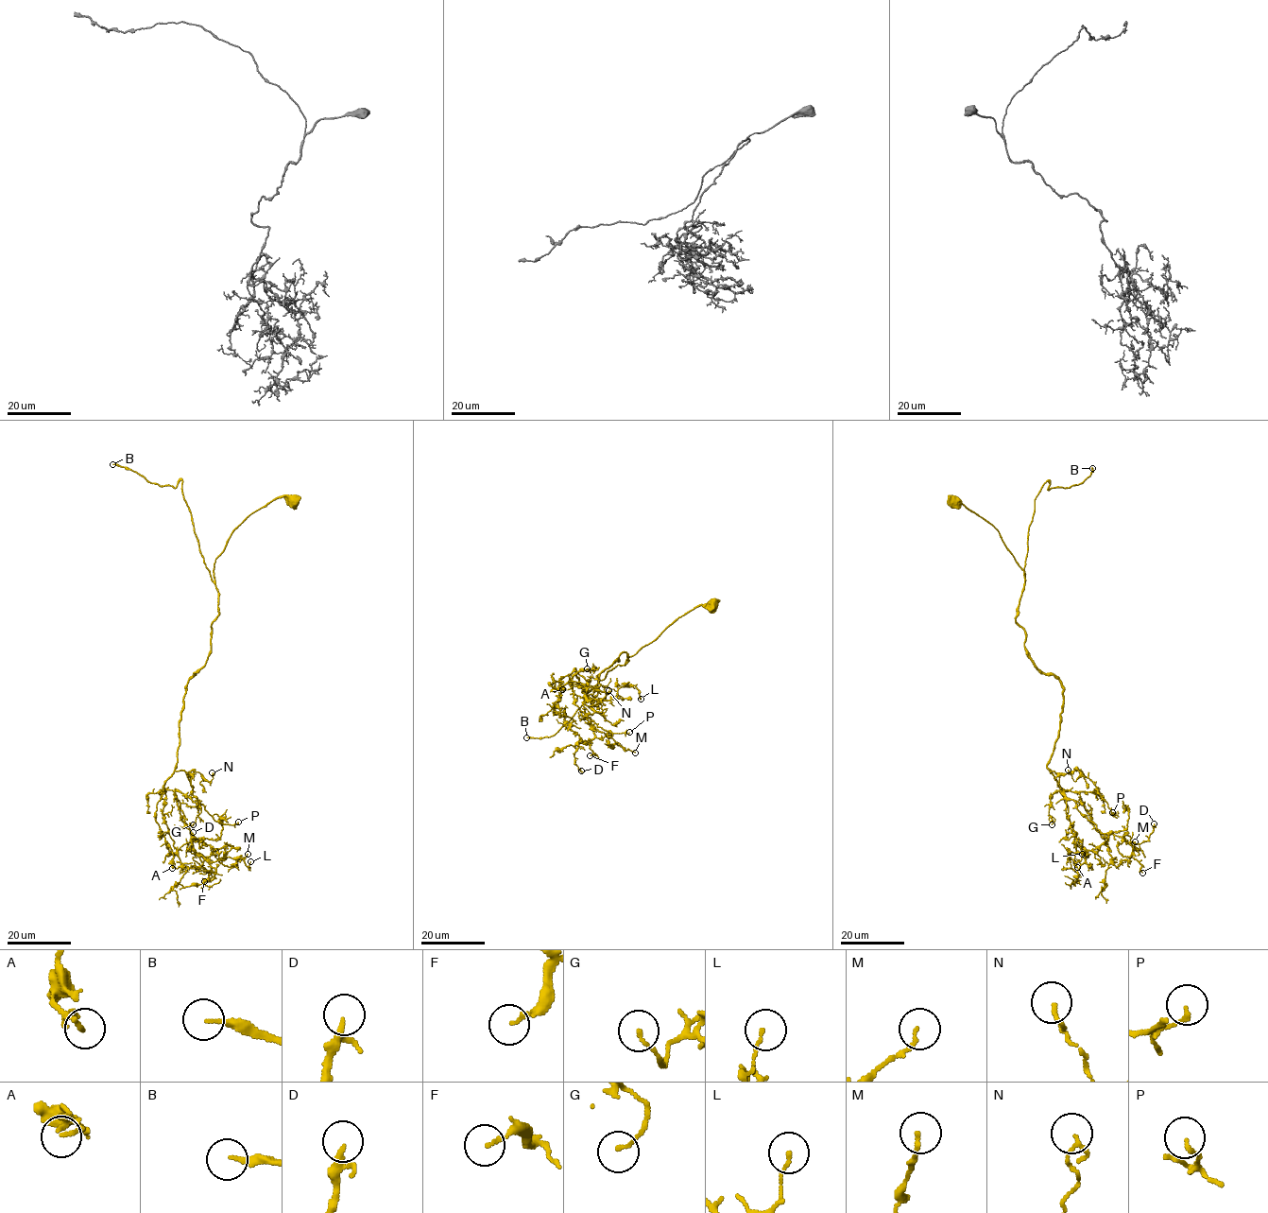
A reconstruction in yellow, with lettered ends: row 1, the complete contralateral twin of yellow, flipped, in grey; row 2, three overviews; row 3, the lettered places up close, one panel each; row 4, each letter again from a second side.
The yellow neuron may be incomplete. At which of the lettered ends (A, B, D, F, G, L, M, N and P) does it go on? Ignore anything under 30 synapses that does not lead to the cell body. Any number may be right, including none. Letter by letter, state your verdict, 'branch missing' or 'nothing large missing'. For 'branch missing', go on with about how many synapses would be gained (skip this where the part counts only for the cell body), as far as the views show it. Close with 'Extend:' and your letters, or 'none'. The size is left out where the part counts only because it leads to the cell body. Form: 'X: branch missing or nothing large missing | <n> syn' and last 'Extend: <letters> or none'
A: nothing large missing
B: branch missing | 40 syn
D: nothing large missing
F: nothing large missing
G: nothing large missing
L: nothing large missing
M: nothing large missing
N: nothing large missing
P: nothing large missing
Extend: B

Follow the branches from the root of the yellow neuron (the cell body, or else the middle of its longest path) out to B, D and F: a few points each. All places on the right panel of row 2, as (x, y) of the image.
B: (951, 501), (955, 497), (999, 532), (1024, 582), (1035, 498), (1047, 481), (1048, 490), (1070, 488), (1092, 468)
D: (951, 501), (987, 521), (1023, 572), (1025, 653), (1063, 688), (1047, 769), (1103, 834), (1139, 843), (1154, 823)
F: (951, 501), (987, 521), (1023, 572), (1025, 653), (1063, 688), (1047, 769), (1079, 794), (1111, 861), (1142, 873)

